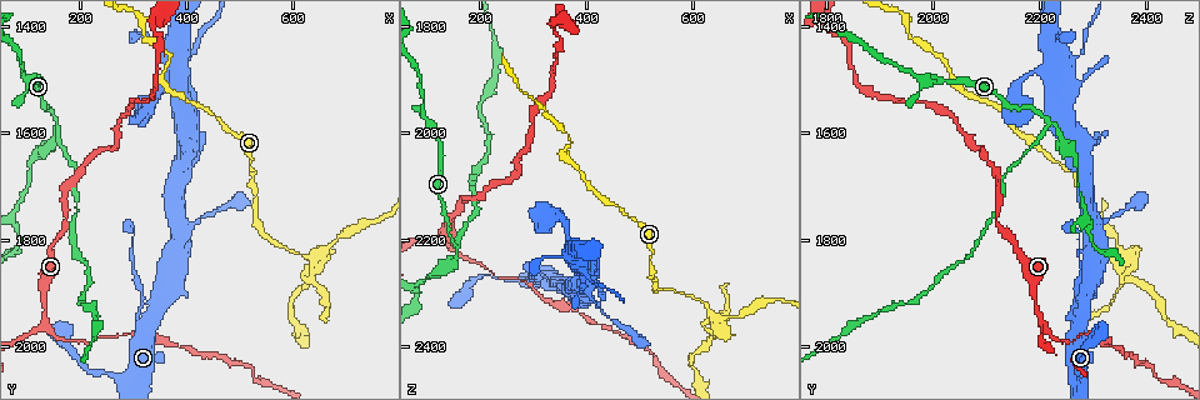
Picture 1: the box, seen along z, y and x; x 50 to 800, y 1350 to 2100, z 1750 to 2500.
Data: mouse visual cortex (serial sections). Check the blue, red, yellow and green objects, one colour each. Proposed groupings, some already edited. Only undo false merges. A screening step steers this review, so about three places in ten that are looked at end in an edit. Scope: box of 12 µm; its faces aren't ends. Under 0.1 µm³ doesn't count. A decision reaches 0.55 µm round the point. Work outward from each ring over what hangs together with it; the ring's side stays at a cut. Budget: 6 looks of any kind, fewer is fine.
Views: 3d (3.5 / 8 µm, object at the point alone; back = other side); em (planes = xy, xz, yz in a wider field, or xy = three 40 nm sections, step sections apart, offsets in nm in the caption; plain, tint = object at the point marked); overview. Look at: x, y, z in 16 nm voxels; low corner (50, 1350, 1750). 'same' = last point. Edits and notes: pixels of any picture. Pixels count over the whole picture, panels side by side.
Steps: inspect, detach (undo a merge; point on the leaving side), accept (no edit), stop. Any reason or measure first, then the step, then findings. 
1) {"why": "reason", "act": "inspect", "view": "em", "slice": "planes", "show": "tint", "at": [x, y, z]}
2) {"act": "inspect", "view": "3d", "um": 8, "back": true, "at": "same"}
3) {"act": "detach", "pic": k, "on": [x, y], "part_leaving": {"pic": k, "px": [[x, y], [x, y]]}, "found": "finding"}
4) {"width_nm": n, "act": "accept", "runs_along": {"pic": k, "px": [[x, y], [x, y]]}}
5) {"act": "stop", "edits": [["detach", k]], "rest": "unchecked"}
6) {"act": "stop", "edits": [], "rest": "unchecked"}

{"why": "three-way junction", "act": "inspect", "view": "3d", "um": 3.5, "at": [140, 1960, 2200]}

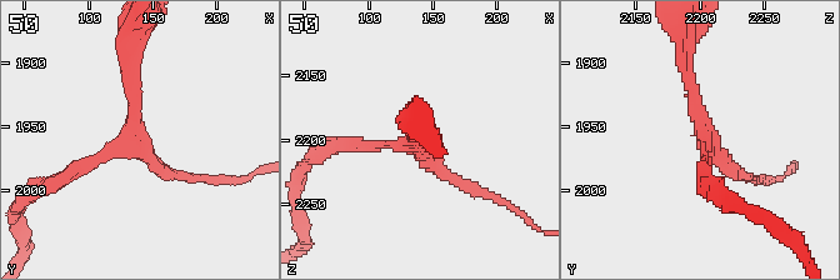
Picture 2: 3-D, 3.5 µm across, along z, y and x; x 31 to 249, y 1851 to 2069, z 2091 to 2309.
{"arms": 3, "arm_widths_nm": [150, 150, 150], "act": "inspect", "view": "em", "slice": "xy", "step": 5, "show": "tint", "at": [136, 1960, 2204]}

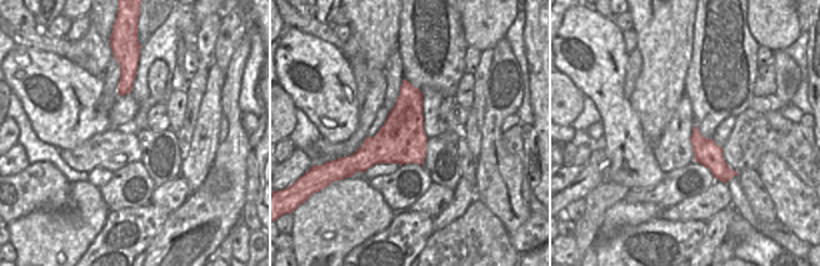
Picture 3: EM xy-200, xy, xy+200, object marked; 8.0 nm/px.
{"act": "accept", "runs_along": {"pic": 2, "px": [[685, 55], [704, 136], [749, 175]]}, "found": "one cell here"}

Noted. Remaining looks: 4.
{"why": "sharp bend", "act": "inspect", "view": "3d", "um": 3.5, "at": [155, 1580, 2215]}

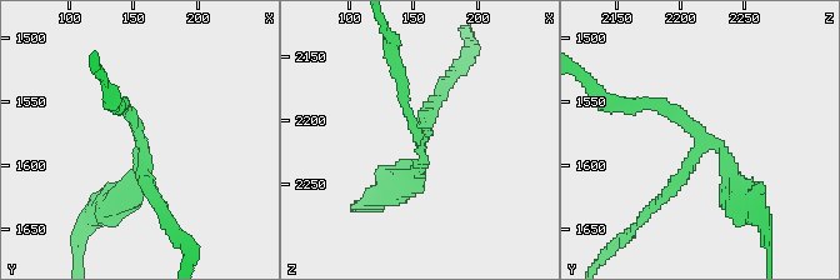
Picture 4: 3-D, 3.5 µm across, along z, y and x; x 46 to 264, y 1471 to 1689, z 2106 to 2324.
{"arms": 3, "arm_widths_nm": [150, 200, 250], "why": "need the tissue", "act": "inspect", "view": "em", "slice": "xy", "step": 5, "show": "tint", "at": [158, 1580, 2216]}

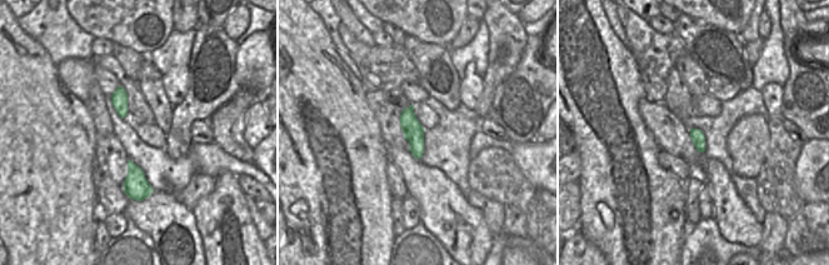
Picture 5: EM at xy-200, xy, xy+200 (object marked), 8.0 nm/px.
{"act": "detach", "pic": 4, "on": [676, 186], "part_leaving": {"pic": 4, "px": [[701, 146], [685, 174], [628, 235]]}, "found": "two cells meet here"}

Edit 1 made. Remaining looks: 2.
{"why": "arms part here", "act": "inspect", "view": "3d", "um": 8, "at": [640, 1835, 2345]}

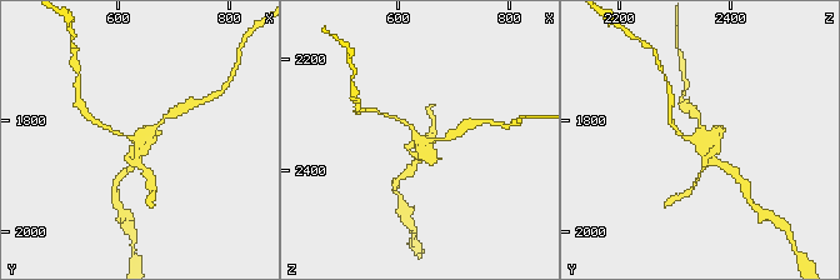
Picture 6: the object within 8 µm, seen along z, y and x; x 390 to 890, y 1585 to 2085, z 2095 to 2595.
{"why": "now the EM", "act": "inspect", "view": "em", "slice": "xy", "step": 3, "show": "tint", "at": [640, 1840, 2340]}

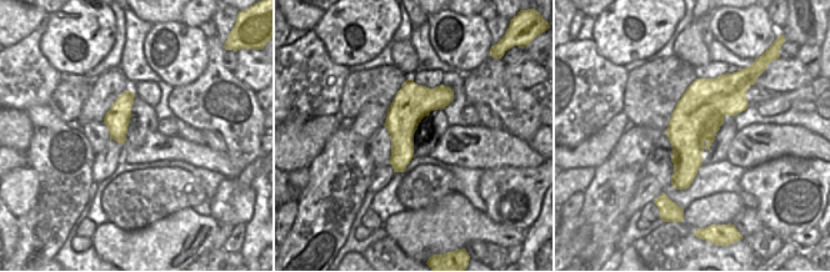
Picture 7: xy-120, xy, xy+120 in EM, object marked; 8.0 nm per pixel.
{"act": "detach", "pic": 6, "on": [150, 179], "found": "two cells meet here"}

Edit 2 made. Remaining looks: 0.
{"act": "stop", "edits": [["detach", 4], ["detach", 6]], "rest": "unchecked"}

